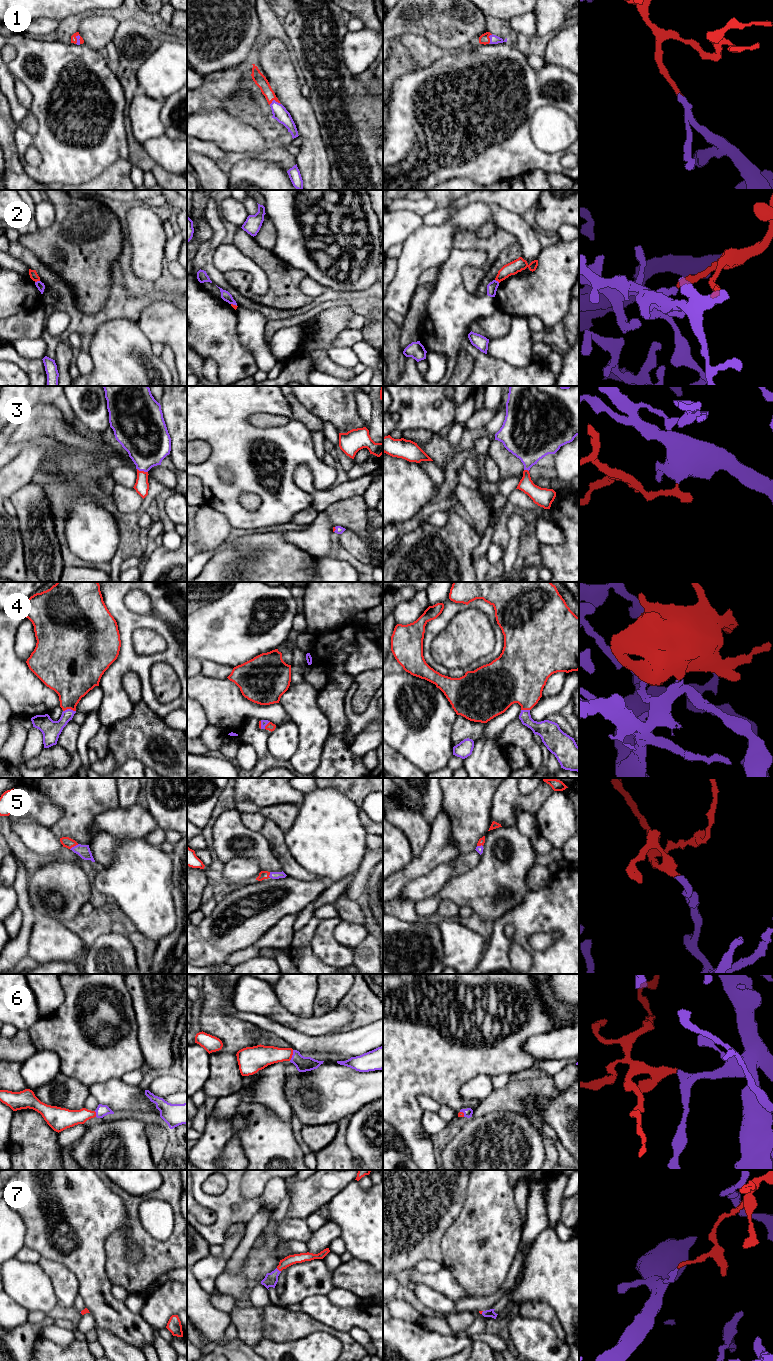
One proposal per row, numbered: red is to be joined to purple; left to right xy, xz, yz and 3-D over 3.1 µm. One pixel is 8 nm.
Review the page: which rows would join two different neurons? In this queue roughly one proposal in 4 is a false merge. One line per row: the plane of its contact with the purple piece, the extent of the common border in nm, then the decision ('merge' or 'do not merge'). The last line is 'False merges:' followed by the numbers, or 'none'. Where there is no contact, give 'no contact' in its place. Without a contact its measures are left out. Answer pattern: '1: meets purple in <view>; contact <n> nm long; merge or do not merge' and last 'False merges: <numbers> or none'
1: meets purple in xz; contact 100 nm long; merge
2: meets purple in xy; contact 40 nm long; do not merge
3: meets purple in xy; contact 90 nm long; merge
4: meets purple in xy; contact 100 nm long; merge
5: meets purple in xy; contact 80 nm long; merge
6: meets purple in xz; contact 90 nm long; merge
7: meets purple in xz; contact 50 nm long; merge
False merges: 2

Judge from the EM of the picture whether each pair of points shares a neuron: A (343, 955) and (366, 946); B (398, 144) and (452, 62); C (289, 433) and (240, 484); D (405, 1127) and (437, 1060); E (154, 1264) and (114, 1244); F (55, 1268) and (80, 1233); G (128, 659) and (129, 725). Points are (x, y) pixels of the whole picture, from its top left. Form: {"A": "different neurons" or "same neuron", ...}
{"A": "different neurons", "B": "same neuron", "C": "same neuron", "D": "same neuron", "E": "same neuron", "F": "different neurons", "G": "different neurons"}

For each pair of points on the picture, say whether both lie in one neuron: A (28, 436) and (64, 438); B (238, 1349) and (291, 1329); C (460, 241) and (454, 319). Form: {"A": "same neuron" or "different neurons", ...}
{"A": "same neuron", "B": "different neurons", "C": "different neurons"}

